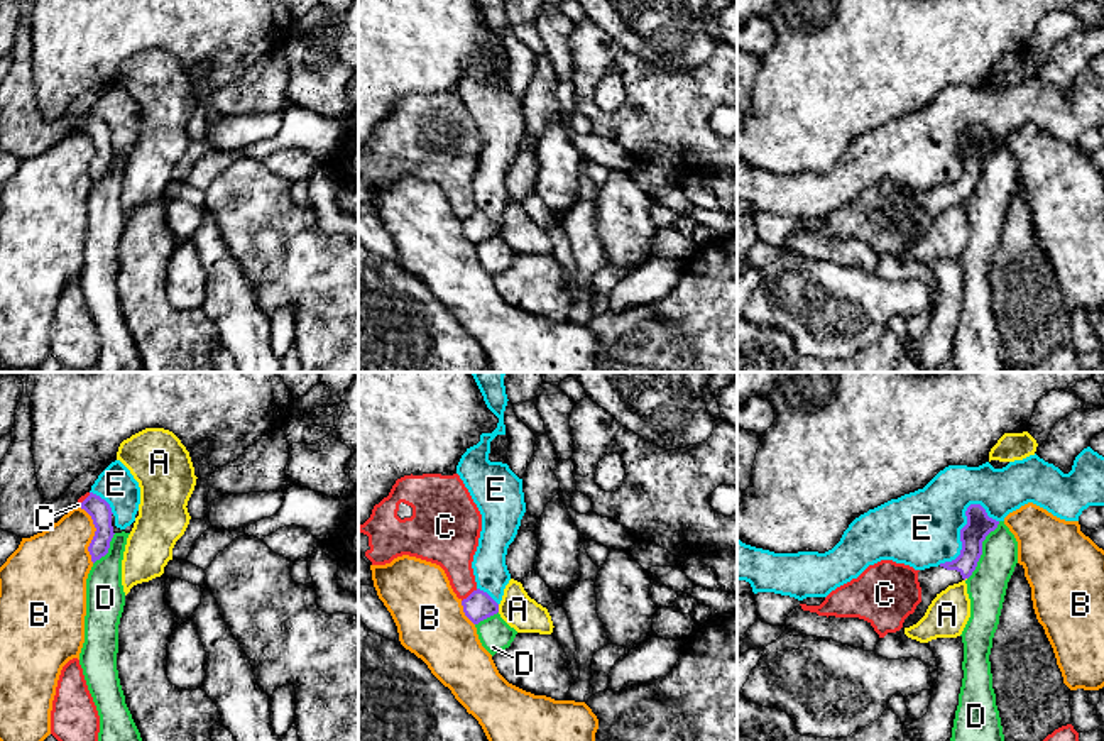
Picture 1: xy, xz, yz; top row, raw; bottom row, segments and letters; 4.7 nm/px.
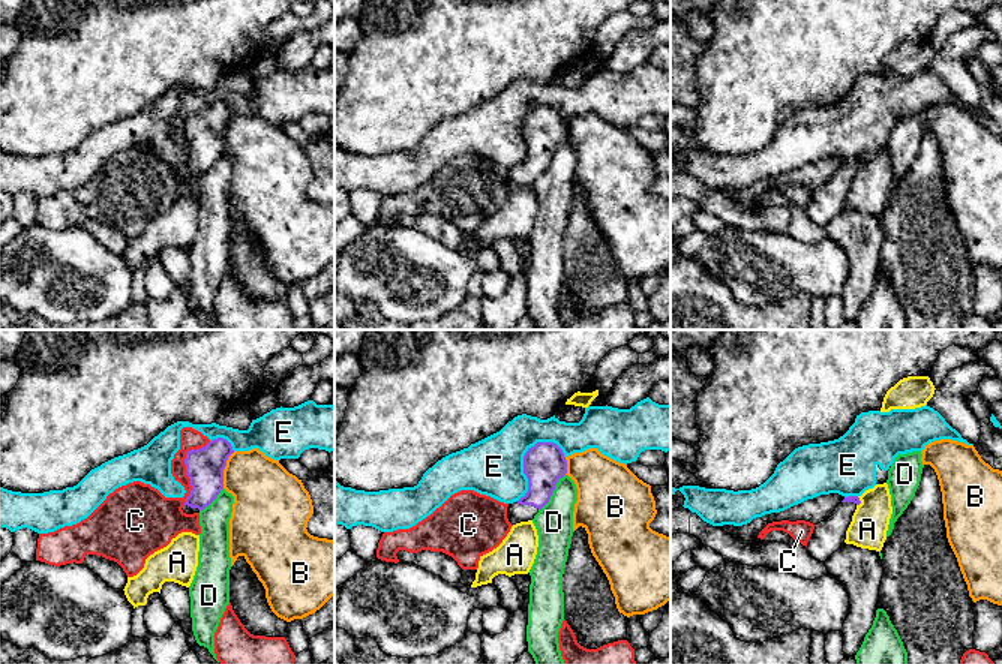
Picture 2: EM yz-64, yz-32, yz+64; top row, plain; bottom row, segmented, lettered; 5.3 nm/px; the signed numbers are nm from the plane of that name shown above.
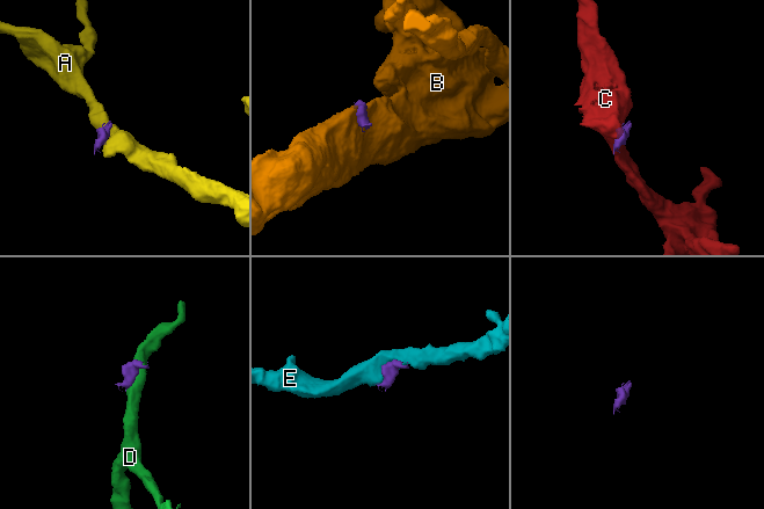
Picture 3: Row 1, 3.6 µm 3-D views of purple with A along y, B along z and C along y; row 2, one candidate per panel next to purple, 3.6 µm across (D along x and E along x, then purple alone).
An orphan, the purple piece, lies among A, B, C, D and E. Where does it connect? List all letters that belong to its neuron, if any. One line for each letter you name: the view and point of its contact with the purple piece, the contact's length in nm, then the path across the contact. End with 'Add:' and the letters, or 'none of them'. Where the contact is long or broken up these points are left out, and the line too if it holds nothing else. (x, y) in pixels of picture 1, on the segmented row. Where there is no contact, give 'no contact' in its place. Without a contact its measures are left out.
Add: none of them

